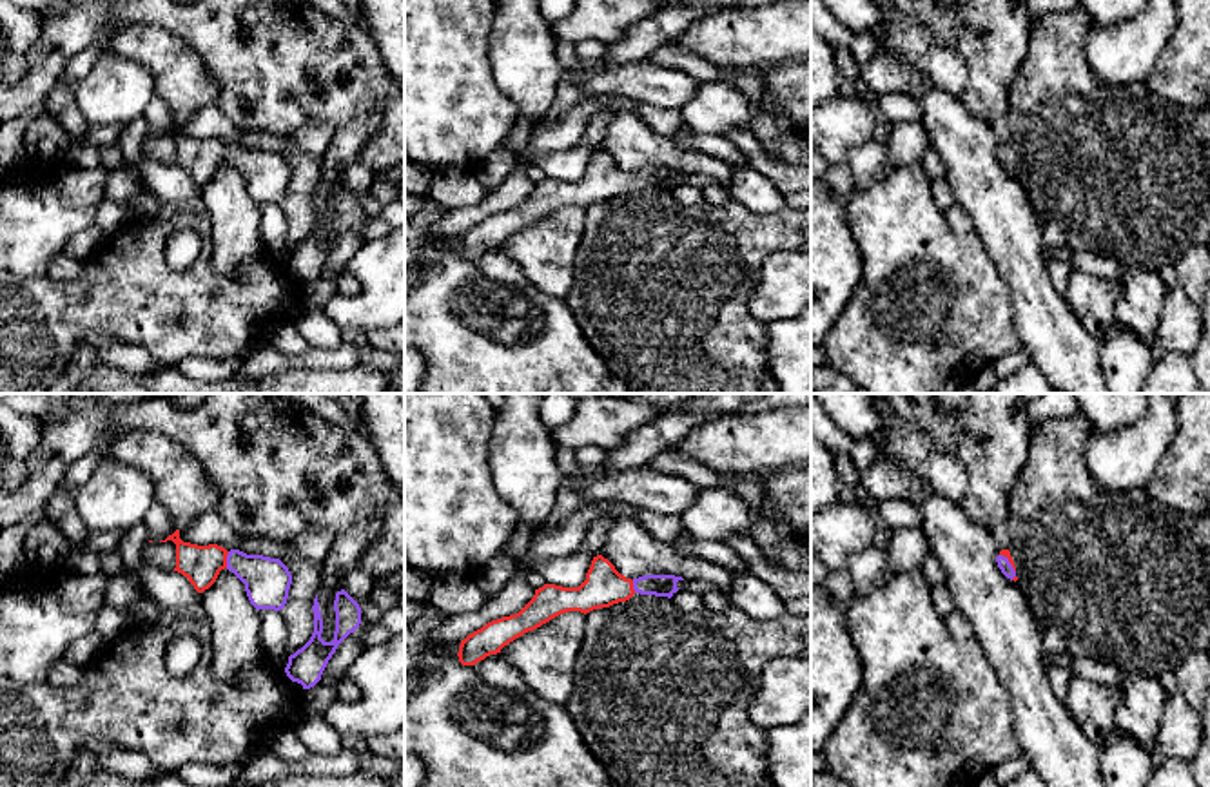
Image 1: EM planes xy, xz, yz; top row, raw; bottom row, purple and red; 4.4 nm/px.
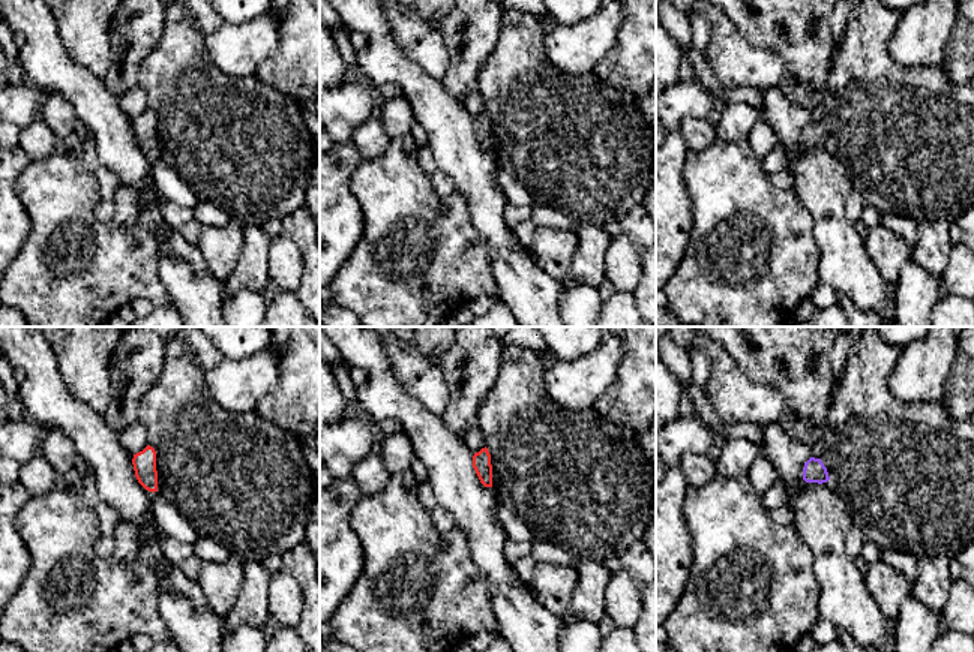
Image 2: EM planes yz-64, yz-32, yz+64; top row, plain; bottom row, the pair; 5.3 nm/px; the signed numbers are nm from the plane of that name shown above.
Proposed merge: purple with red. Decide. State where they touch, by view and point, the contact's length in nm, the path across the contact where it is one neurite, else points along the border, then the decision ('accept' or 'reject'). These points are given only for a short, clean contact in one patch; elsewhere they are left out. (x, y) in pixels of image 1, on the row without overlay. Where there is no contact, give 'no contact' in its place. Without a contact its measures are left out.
xy (227, 153) | 70 nm | across xy (267, 174), (256, 165), (227, 153), (211, 153), (202, 158) | accept

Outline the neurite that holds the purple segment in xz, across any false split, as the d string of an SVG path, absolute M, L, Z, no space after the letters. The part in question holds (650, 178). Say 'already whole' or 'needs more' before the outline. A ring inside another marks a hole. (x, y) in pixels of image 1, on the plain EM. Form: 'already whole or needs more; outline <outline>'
needs more; outline M597 149L591 154L586 174L579 181L544 178L535 183L533 192L519 207L492 214L461 234L459 256L475 259L486 250L501 247L504 239L524 227L568 205L586 209L593 203L626 196L635 187L671 192L678 185L678 174L684 172L675 169L644 169L631 174L620 169L608 152Z

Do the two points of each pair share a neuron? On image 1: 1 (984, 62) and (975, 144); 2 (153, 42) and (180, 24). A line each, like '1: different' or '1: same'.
1: different
2: different

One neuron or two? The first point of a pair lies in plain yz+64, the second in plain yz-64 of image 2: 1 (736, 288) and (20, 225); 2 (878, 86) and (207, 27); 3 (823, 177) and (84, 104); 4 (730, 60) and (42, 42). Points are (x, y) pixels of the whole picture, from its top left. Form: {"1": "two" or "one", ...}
{"1": "two", "2": "two", "3": "one", "4": "two"}

